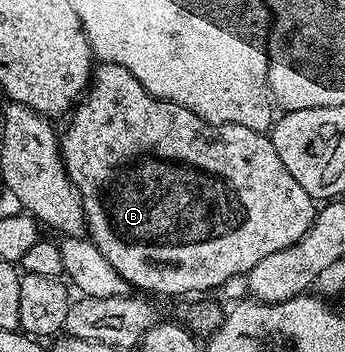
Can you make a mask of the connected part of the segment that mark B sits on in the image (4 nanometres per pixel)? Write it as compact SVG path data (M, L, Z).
M101 63L94 68L89 88L85 96L77 102L69 119L65 134L62 132L59 137L61 158L69 181L77 188L83 203L87 236L95 243L95 247L99 247L107 263L111 263L111 267L115 267L115 271L123 275L126 283L142 294L166 293L169 297L177 297L180 293L208 294L205 293L208 289L217 289L224 281L229 281L240 273L241 276L247 275L251 267L259 263L259 259L267 259L267 255L275 255L275 251L283 251L291 247L291 243L299 243L299 239L307 235L314 219L317 218L318 206L315 204L314 197L307 195L307 191L303 191L303 187L295 183L291 171L283 167L283 159L279 159L279 151L275 151L272 140L266 134L251 131L251 127L207 123L199 119L195 111L187 111L187 107L179 107L179 103L171 103L151 96L139 83L139 79L131 75L131 71L115 63Z

